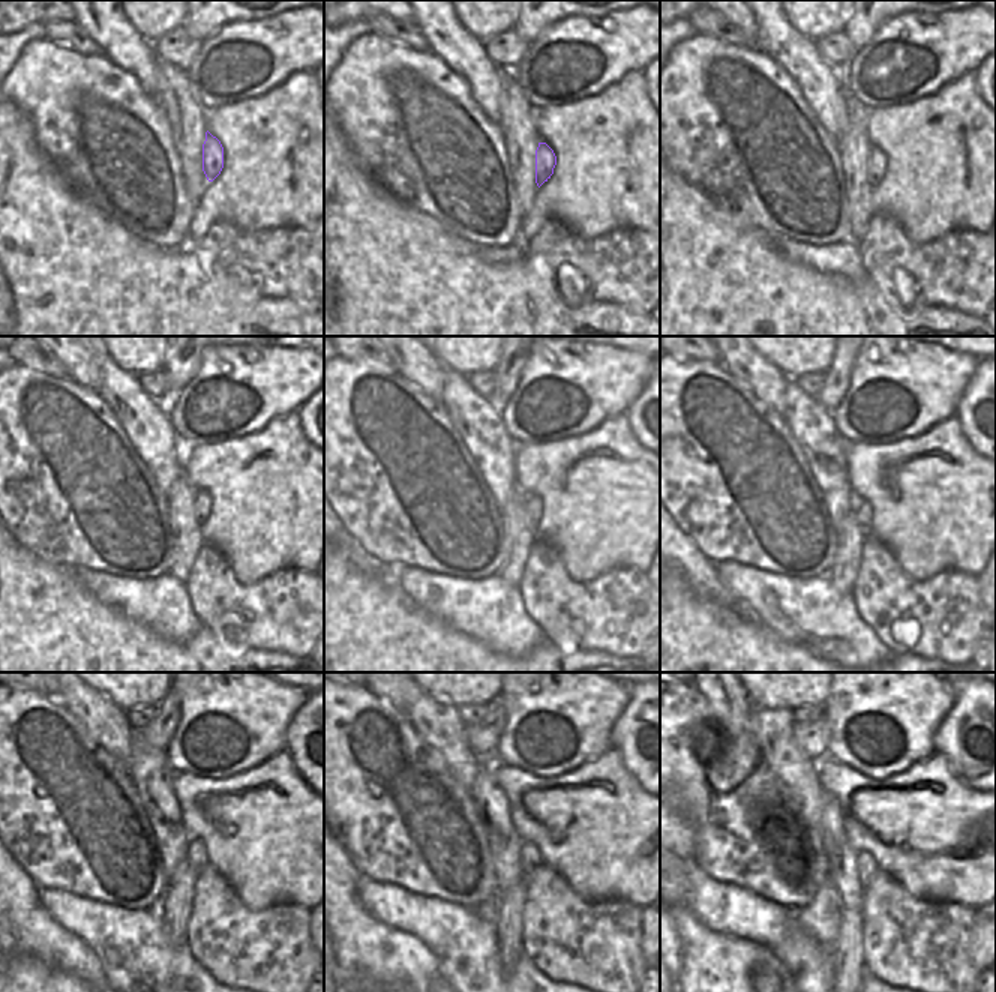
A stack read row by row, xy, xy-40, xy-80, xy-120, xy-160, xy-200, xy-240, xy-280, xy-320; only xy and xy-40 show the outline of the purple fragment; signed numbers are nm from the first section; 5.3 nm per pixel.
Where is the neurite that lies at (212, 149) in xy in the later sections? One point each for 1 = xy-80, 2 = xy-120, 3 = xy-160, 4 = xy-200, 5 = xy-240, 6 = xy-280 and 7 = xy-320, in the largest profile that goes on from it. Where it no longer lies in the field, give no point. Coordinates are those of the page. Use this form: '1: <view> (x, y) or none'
1: xy-80 (876, 161)
2: xy-120 (203, 500)
3: xy-160 (533, 505)
4: xy-200 (864, 515)
5: xy-240 (197, 856)
6: xy-280 (530, 857)
7: xy-320 (866, 866)

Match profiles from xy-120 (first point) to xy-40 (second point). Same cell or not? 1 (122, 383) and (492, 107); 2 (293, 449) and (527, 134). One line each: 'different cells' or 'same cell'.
1: same cell
2: different cells

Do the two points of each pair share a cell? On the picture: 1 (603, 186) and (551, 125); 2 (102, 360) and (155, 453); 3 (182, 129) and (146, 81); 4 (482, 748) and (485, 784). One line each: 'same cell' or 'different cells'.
1: same cell
2: same cell
3: different cells
4: different cells

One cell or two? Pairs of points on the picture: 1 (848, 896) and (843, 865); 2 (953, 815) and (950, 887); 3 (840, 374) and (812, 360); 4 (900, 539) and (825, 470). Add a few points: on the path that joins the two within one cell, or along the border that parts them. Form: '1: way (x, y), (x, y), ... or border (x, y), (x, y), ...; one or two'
1: way (848, 889), (843, 872); one
2: way (947, 833), (950, 869); one
3: border (836, 351), (825, 372); two
4: border (846, 464), (849, 485), (857, 499); two

